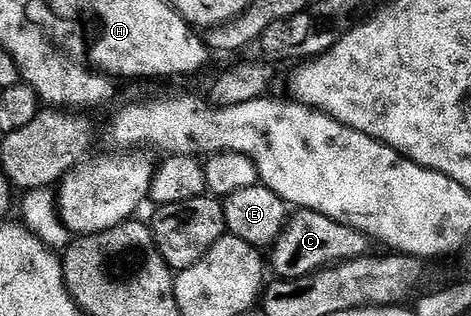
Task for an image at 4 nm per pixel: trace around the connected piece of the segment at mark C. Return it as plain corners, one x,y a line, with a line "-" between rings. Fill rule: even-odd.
298,209
287,220
286,228
279,234
269,250
268,265
274,268
273,276
278,279
294,281
327,265
337,265
341,261
355,261
367,256
368,238
355,229
340,225
324,215
314,213
311,209

